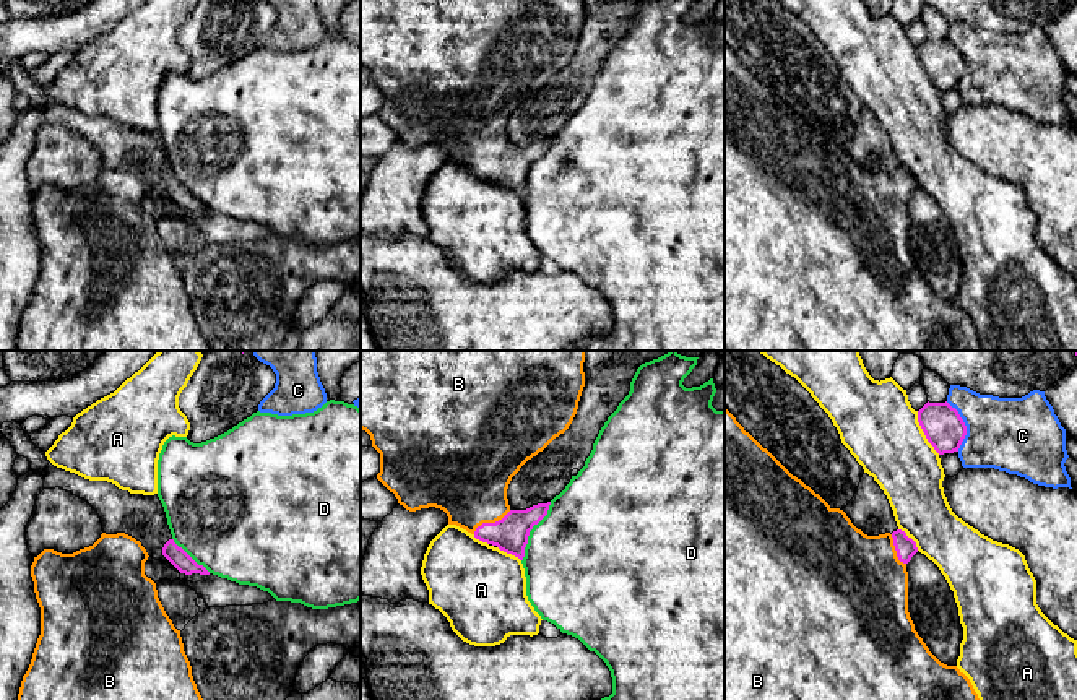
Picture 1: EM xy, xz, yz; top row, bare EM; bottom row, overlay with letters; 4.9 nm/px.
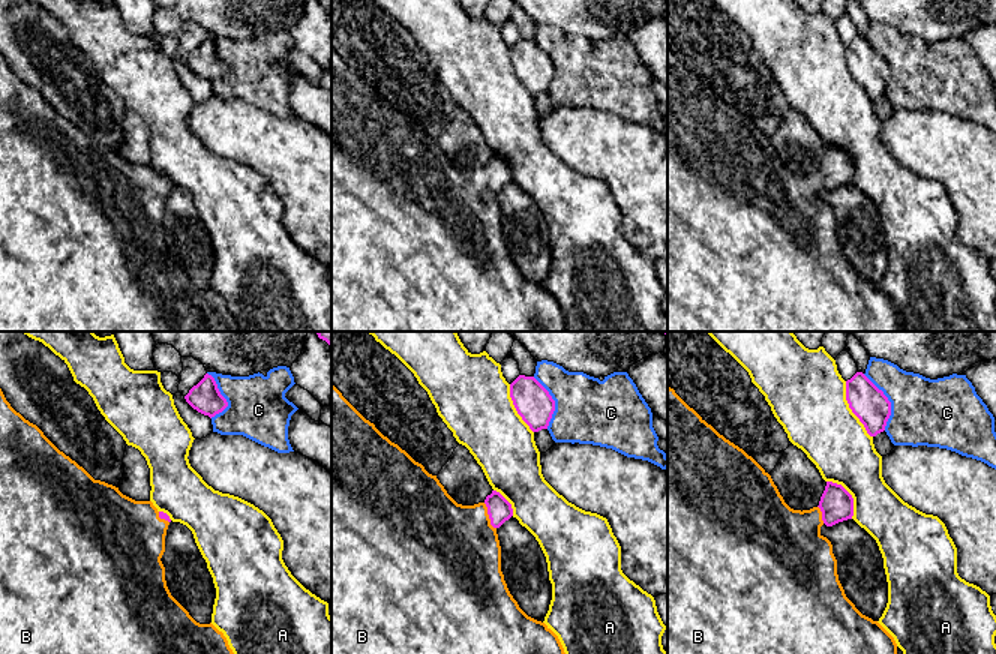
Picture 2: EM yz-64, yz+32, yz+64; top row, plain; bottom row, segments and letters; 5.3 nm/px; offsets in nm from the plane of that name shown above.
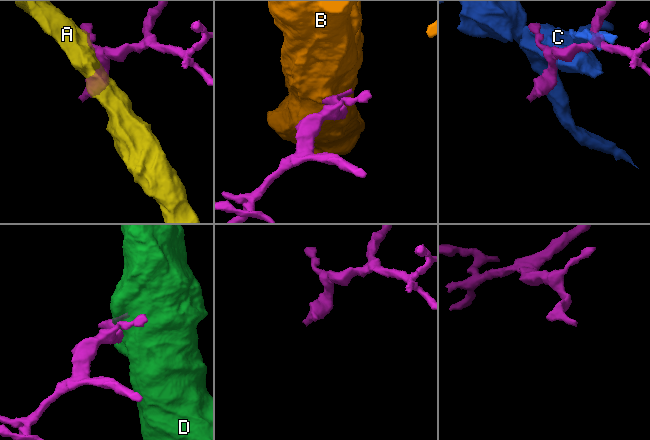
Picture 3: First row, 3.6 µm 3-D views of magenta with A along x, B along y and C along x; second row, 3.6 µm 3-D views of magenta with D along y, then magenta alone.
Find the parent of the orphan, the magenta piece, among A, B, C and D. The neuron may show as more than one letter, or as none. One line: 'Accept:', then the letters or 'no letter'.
Accept: B

